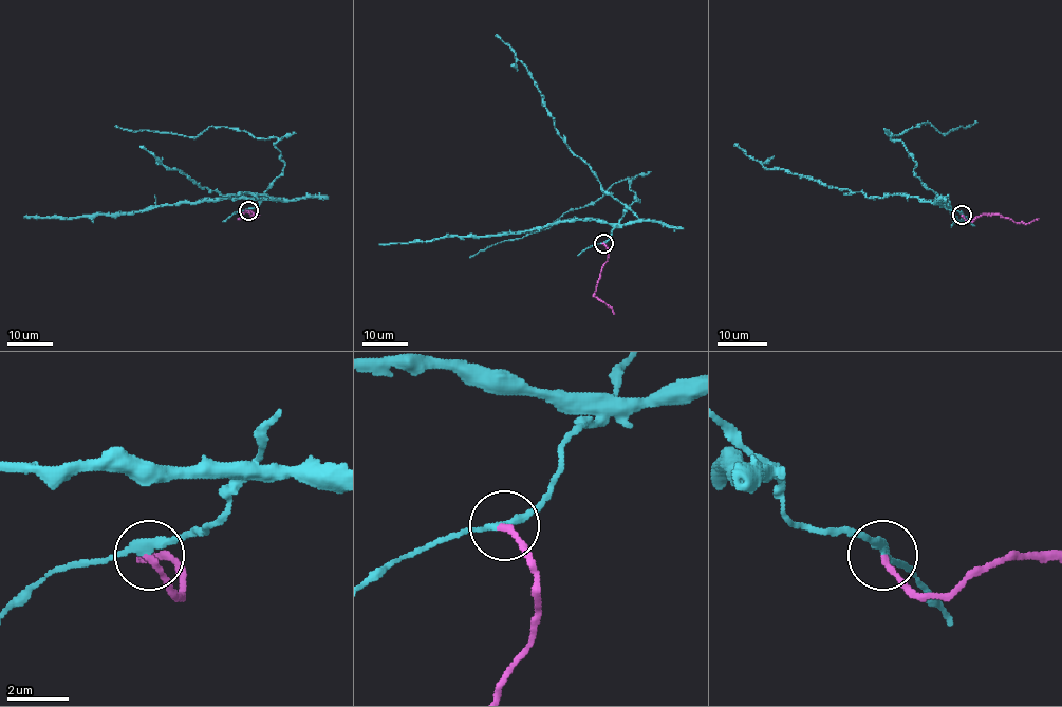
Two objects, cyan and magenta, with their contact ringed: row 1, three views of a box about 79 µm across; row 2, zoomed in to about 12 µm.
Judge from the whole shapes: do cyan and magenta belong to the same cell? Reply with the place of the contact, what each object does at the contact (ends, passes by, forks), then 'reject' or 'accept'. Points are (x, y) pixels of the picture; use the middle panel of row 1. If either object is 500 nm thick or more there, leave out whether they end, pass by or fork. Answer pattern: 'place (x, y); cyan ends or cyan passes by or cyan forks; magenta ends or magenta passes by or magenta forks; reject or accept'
place (603, 243); cyan passes by; magenta ends; reject

